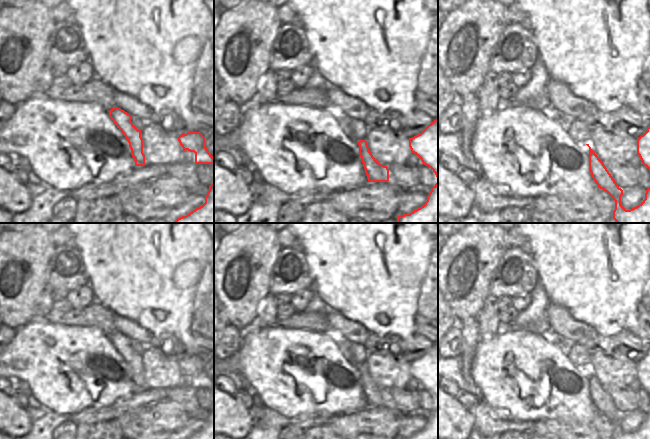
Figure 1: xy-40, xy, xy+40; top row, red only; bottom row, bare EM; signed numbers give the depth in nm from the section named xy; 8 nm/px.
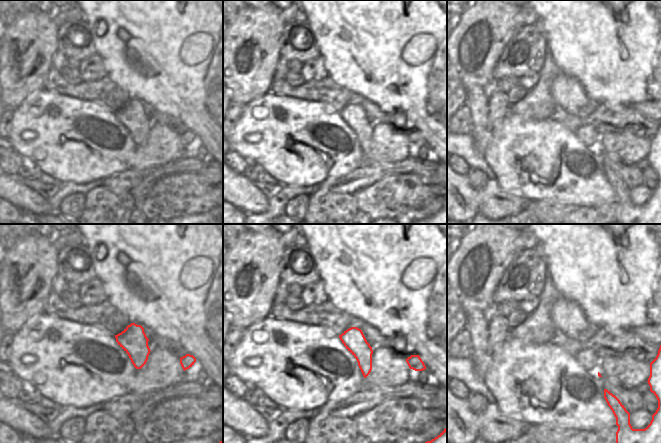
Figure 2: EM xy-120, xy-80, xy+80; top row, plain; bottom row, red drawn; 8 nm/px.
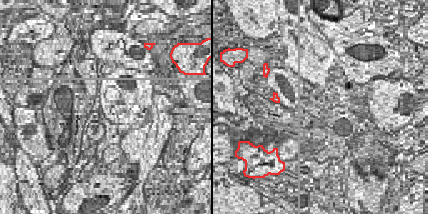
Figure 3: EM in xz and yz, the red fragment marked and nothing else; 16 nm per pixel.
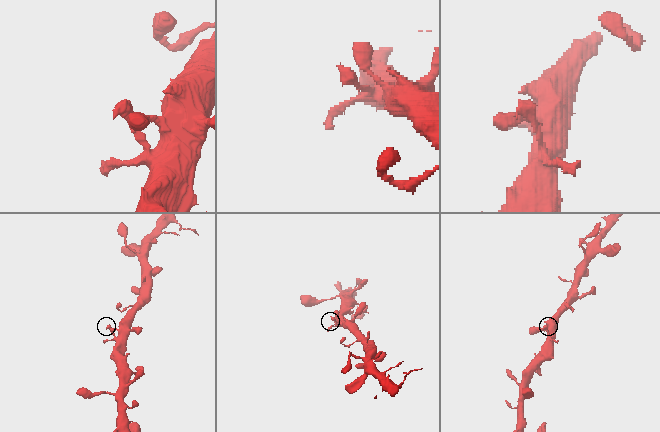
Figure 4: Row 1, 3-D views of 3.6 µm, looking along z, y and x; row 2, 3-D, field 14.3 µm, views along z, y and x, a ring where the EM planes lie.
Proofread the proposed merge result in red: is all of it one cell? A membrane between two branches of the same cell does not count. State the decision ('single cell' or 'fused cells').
single cell

